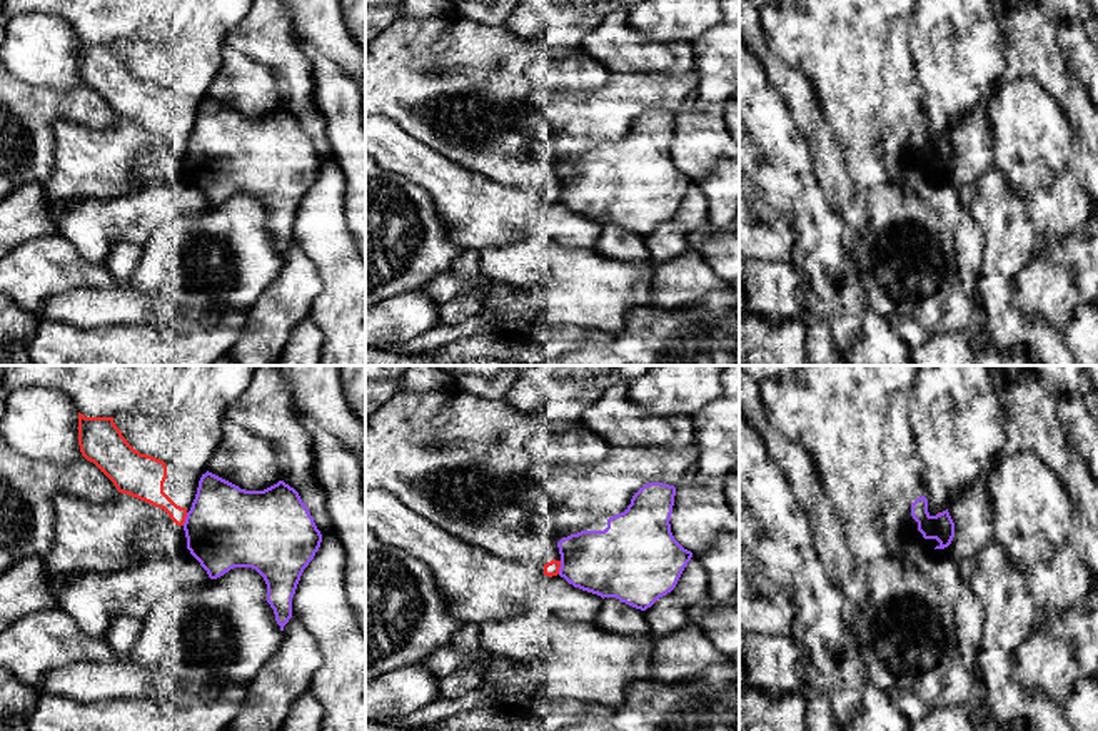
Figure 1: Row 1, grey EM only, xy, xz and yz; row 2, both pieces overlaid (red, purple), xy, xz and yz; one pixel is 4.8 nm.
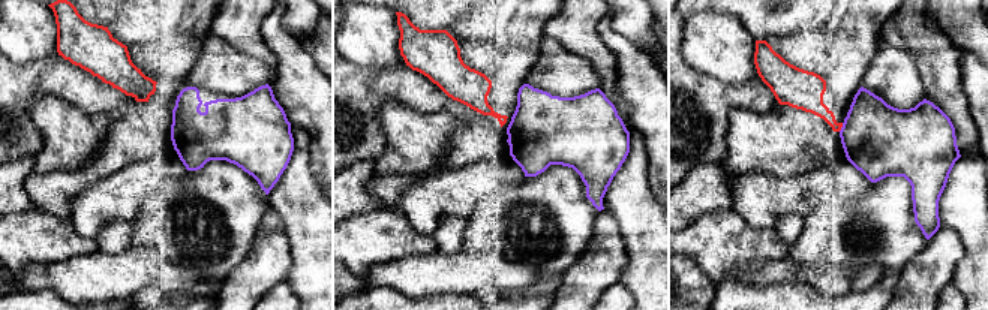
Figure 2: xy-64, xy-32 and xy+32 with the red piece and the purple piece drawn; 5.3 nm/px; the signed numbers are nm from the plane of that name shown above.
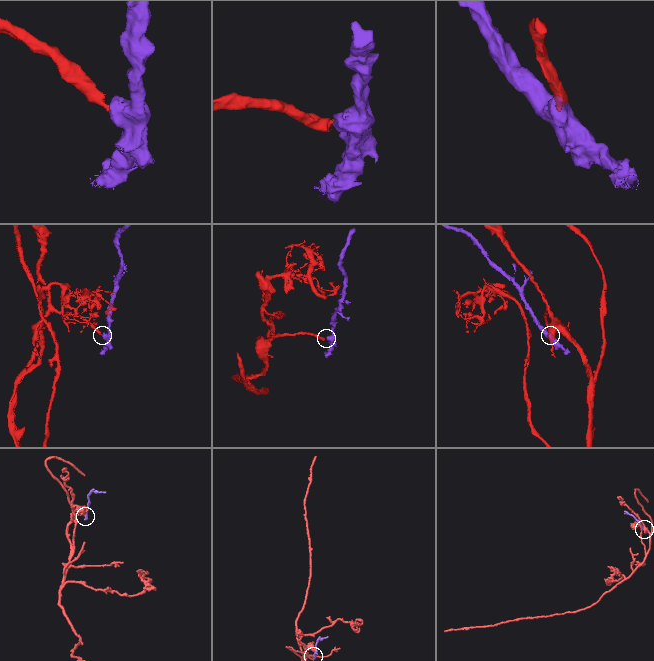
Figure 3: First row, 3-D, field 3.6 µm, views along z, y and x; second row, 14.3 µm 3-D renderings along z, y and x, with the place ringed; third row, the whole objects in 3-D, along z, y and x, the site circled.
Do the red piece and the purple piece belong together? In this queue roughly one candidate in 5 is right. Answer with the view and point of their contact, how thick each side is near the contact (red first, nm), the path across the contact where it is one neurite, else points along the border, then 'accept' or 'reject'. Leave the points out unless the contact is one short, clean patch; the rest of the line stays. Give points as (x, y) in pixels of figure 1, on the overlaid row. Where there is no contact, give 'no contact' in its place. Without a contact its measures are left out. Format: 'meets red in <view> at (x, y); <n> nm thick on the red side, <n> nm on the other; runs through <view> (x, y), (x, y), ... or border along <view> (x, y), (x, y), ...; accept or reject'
meets red in xy at (184, 519); 160 nm thick on the red side, 400 nm on the other; reject

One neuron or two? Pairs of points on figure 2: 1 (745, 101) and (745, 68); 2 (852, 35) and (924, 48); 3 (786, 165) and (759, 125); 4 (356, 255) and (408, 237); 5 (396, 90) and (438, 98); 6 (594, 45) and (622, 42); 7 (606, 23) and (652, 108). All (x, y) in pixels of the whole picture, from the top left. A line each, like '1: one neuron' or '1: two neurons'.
1: two neurons
2: two neurons
3: one neuron
4: one neuron
5: one neuron
6: two neurons
7: one neuron

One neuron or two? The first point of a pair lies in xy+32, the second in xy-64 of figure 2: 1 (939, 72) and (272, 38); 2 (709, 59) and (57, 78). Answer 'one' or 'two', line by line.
1: two
2: two

